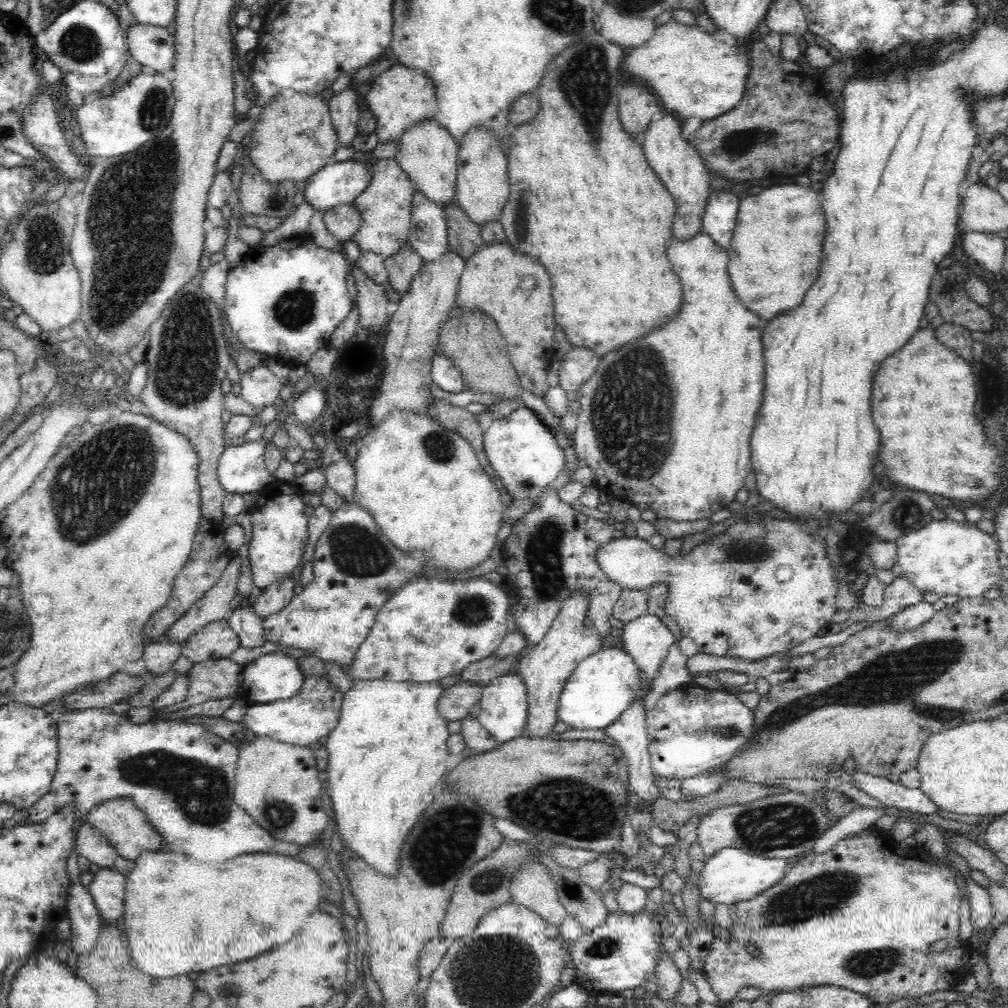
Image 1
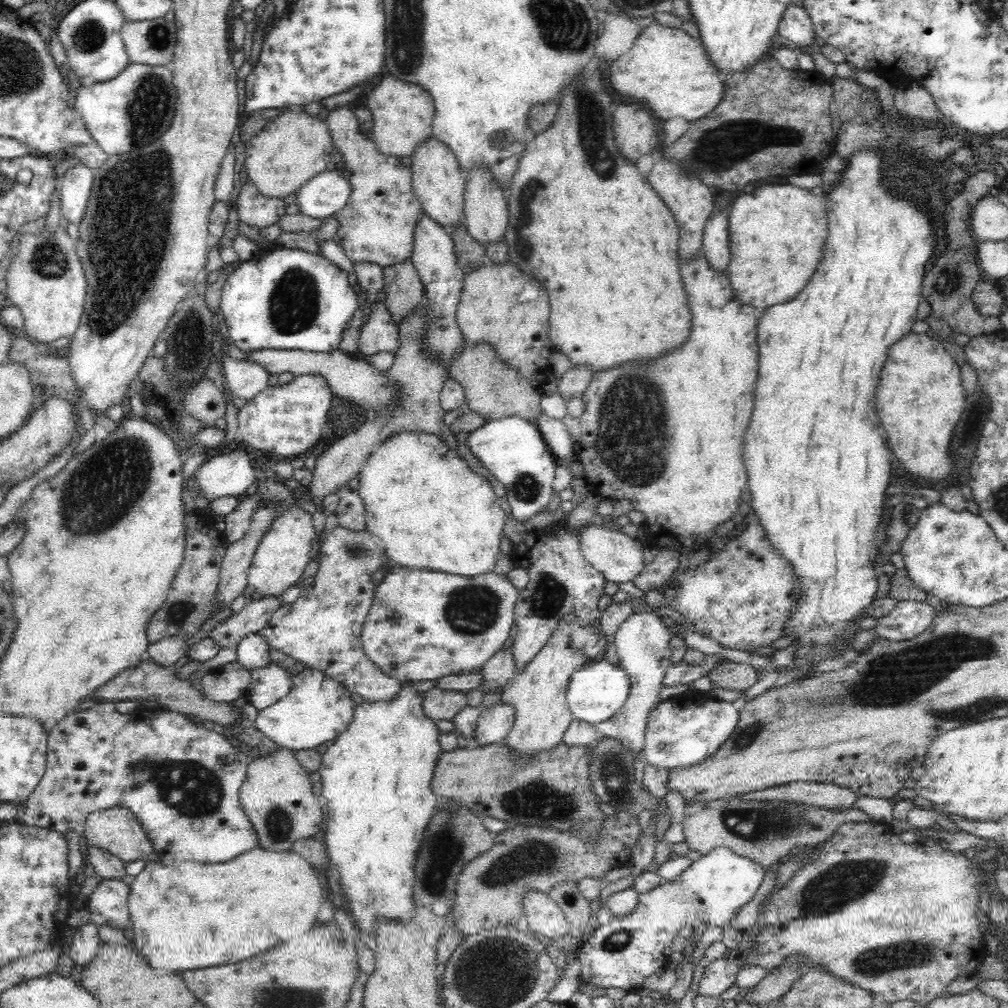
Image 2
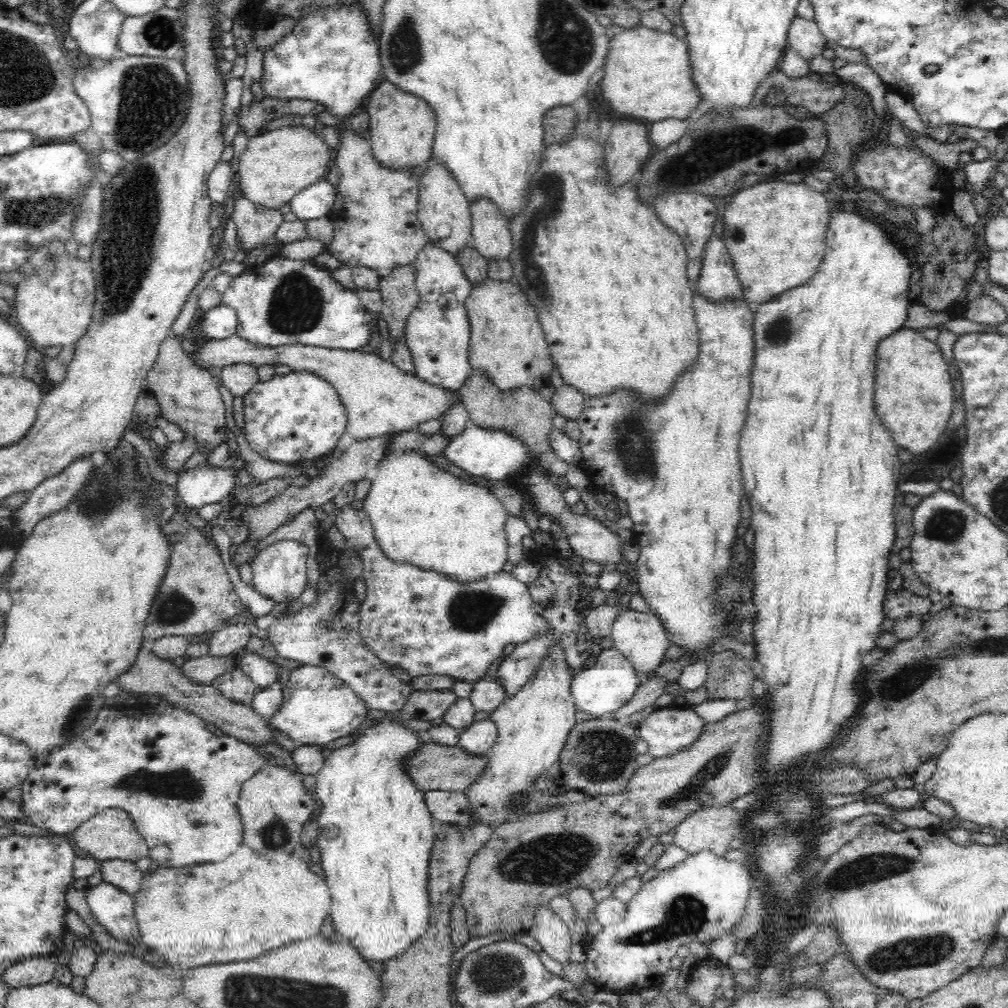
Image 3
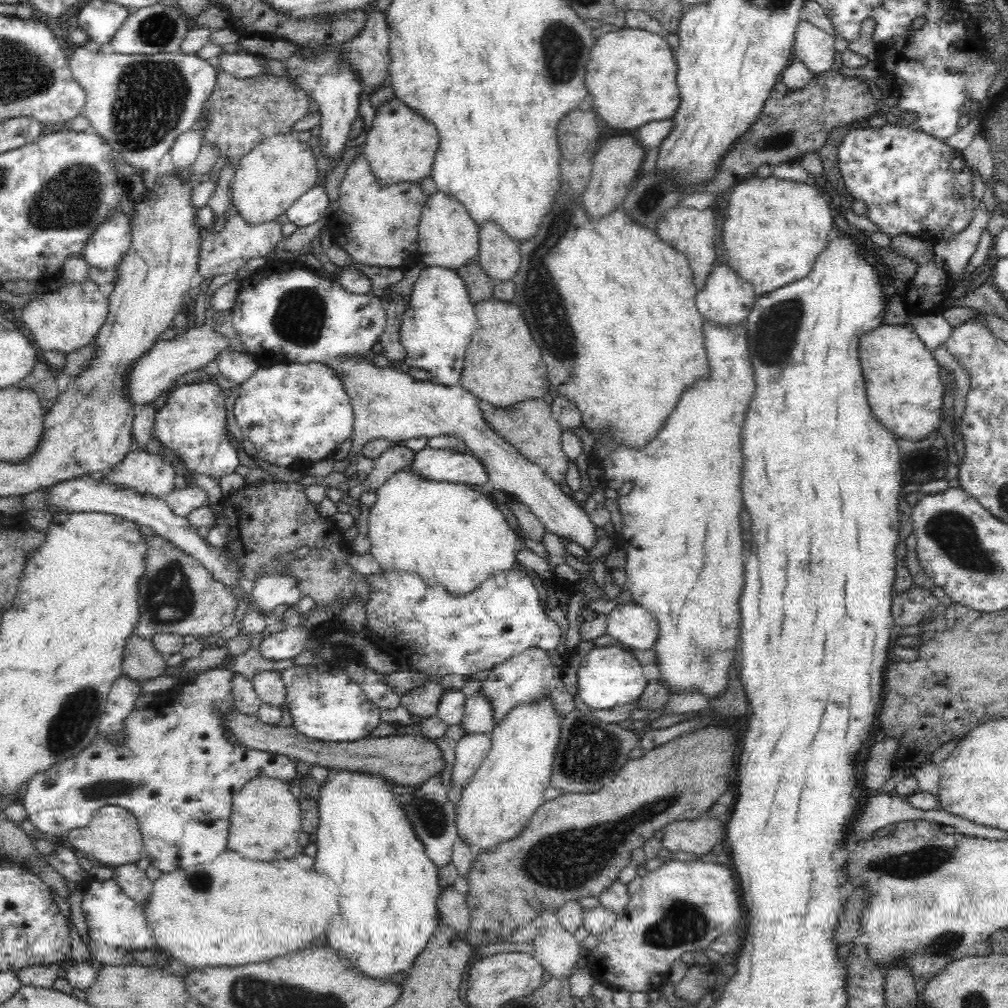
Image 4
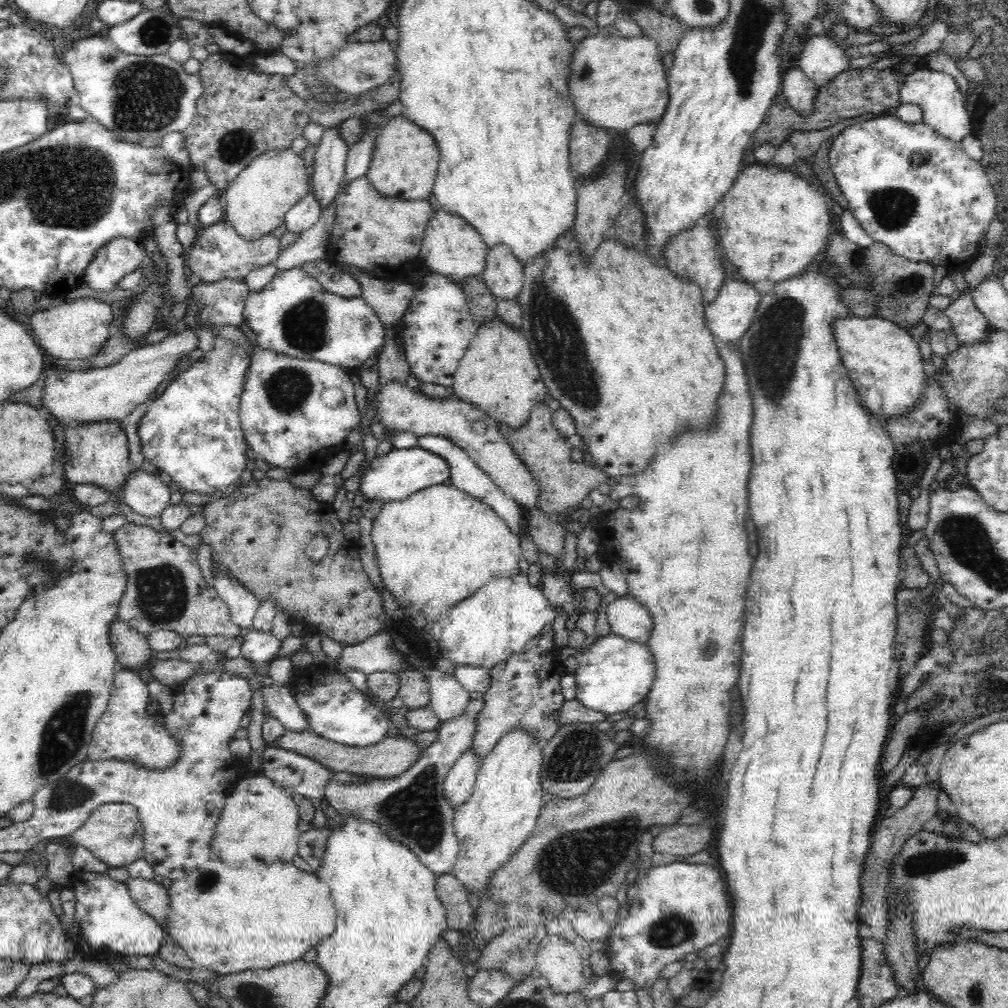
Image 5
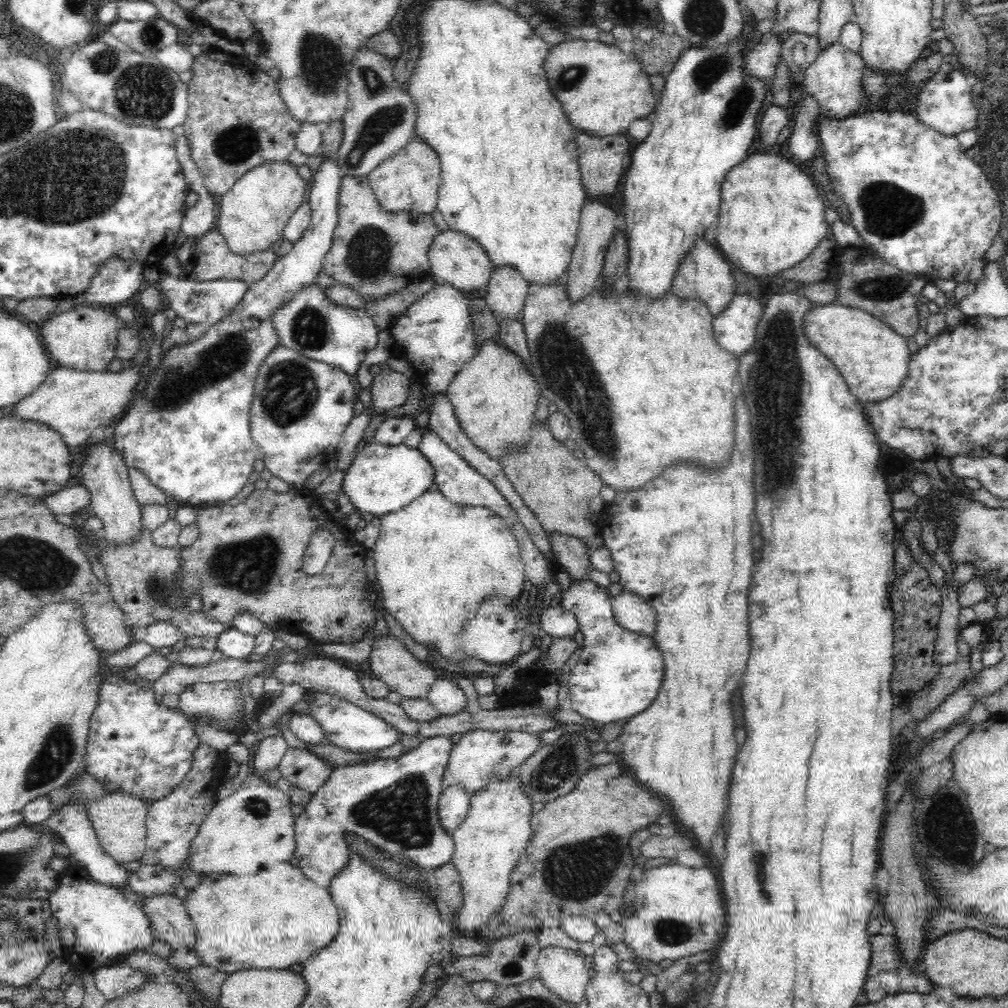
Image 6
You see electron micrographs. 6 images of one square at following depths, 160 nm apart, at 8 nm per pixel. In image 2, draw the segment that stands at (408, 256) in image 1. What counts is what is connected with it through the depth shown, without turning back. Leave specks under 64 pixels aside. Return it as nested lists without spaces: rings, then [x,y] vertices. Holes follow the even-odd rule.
[[[410,260],[383,267],[382,274],[383,288],[381,291],[385,294],[383,303],[394,324],[400,325],[401,320],[409,312],[416,310],[418,304],[424,299],[420,277]]]

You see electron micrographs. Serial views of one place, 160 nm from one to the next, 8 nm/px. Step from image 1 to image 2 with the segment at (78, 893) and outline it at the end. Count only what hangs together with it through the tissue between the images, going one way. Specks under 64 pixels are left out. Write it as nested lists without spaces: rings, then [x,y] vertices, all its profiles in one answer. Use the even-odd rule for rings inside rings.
[[[89,921],[88,924],[76,928],[72,946],[66,948],[75,964],[84,968],[89,962],[92,962],[93,958],[96,958],[101,946],[101,929]]]

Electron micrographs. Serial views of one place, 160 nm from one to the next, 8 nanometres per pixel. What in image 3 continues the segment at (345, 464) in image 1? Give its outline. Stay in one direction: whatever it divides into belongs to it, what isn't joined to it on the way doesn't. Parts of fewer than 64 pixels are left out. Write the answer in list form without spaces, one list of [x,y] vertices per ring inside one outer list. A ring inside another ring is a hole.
[[[352,505],[350,508],[340,512],[340,516],[336,518],[336,528],[344,535],[346,539],[345,548],[355,548],[356,552],[362,559],[364,565],[364,572],[362,574],[362,581],[364,581],[364,591],[366,591],[365,599],[360,605],[359,625],[360,636],[365,642],[366,646],[370,649],[370,652],[374,653],[382,662],[385,662],[392,666],[397,666],[404,669],[411,677],[420,677],[423,675],[441,675],[448,676],[473,683],[478,681],[487,670],[490,668],[490,664],[497,658],[503,656],[504,648],[510,644],[513,648],[520,643],[525,643],[528,639],[535,639],[538,636],[544,636],[549,632],[549,622],[542,617],[538,617],[533,609],[532,595],[529,593],[528,584],[521,582],[512,575],[511,572],[498,571],[493,573],[492,576],[486,576],[484,579],[479,579],[474,582],[456,582],[455,579],[449,579],[447,575],[437,573],[436,571],[422,570],[420,567],[412,566],[411,564],[397,563],[384,556],[382,550],[376,543],[373,536],[373,527],[369,522],[368,515],[361,508],[355,508]]]

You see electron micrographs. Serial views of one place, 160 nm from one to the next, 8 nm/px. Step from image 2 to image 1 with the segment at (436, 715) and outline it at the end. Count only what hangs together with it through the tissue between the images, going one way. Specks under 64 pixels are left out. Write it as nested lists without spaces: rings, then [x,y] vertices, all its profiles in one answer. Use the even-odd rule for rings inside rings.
[[[458,681],[440,692],[436,710],[447,721],[462,720],[468,716],[470,708],[481,699],[483,688],[470,681]]]

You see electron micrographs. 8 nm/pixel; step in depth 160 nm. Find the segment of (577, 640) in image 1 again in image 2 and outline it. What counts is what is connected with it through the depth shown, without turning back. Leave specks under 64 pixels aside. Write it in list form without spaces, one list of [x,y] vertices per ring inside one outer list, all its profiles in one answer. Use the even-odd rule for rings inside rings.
[[[565,614],[544,648],[502,690],[502,702],[510,704],[515,710],[515,722],[503,744],[510,747],[516,756],[532,756],[540,751],[552,750],[552,747],[563,742],[565,730],[574,720],[567,703],[567,688],[572,674],[581,670],[586,663],[583,650],[570,645],[570,635],[575,625],[575,614]]]

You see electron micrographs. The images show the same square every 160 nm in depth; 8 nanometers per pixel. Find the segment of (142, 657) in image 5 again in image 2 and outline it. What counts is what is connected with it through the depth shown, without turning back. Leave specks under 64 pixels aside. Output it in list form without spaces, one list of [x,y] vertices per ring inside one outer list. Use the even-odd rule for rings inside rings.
[[[145,657],[136,666],[128,667],[121,671],[115,678],[106,682],[94,694],[102,703],[117,703],[122,700],[153,699],[168,707],[168,710],[187,712],[189,717],[198,717],[205,721],[214,722],[216,725],[231,727],[240,722],[246,722],[241,716],[241,710],[230,702],[216,702],[208,700],[198,686],[194,686],[190,680],[181,680],[176,676],[176,670],[168,666],[160,666],[157,662]]]

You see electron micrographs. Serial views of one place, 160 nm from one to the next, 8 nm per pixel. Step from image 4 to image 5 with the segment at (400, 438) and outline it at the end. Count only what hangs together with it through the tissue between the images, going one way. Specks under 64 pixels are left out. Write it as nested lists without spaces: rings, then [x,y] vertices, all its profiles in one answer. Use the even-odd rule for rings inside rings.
[[[394,379],[380,384],[380,392],[374,400],[374,408],[376,406],[376,416],[384,424],[385,430],[414,432],[419,438],[425,435],[448,438],[461,446],[476,465],[512,500],[530,508],[538,505],[538,498],[542,493],[539,483],[519,460],[519,456],[512,451],[511,443],[503,438],[498,424],[479,408],[456,398],[432,400],[422,392],[412,392],[410,388],[406,388],[405,383],[399,383]]]

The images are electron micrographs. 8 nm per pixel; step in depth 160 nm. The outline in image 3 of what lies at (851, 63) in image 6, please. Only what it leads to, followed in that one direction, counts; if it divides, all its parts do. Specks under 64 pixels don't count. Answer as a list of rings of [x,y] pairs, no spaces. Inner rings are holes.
[[[796,15],[788,29],[788,48],[794,50],[802,59],[818,62],[826,50],[827,38],[821,33],[816,21]]]

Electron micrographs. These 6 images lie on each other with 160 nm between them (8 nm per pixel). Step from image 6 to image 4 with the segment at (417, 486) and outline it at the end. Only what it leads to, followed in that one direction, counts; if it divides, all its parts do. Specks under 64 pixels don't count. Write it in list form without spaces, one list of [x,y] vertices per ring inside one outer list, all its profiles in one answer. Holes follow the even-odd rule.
[[[425,446],[419,452],[414,452],[414,459],[407,469],[436,482],[488,485],[483,464],[468,450],[434,450]]]

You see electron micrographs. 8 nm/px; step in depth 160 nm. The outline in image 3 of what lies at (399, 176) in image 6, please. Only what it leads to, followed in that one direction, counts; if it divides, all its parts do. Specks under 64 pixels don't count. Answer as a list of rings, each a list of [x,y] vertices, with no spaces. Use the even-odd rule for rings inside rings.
[[[380,80],[373,89],[366,106],[369,114],[369,131],[372,155],[383,167],[412,170],[429,162],[437,127],[436,113],[423,98],[401,91],[391,82]]]

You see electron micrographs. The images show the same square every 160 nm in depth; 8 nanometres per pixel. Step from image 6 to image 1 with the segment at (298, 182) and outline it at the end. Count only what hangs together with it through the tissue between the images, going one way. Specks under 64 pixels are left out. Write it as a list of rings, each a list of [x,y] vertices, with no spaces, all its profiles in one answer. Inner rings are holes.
[[[295,94],[287,99],[277,96],[263,107],[246,152],[250,163],[269,183],[304,182],[333,162],[339,144],[329,105],[324,103],[321,95]]]

